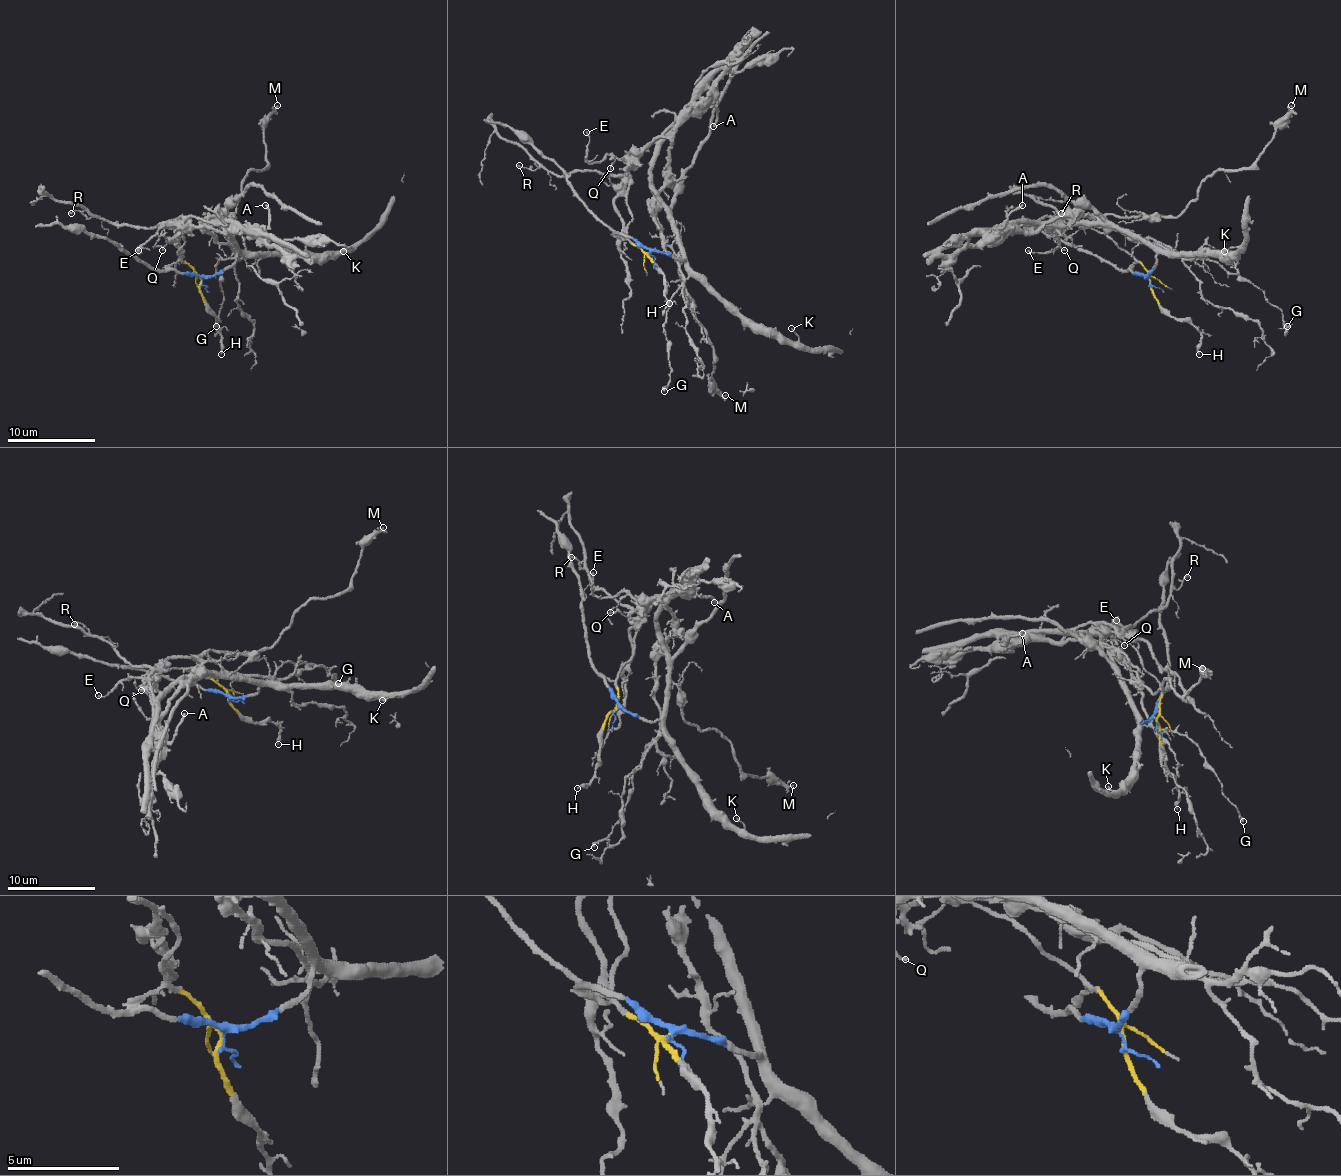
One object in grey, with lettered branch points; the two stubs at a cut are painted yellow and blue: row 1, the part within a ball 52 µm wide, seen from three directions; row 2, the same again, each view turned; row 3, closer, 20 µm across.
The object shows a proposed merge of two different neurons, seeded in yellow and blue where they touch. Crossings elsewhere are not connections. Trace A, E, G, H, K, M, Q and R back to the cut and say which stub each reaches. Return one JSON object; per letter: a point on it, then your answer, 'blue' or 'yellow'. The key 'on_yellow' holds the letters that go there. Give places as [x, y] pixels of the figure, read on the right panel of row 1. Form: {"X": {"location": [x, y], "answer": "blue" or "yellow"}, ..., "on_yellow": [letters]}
{"A": {"location": [1022, 205], "answer": "yellow"}, "E": {"location": [1028, 250], "answer": "yellow"}, "G": {"location": [1287, 326], "answer": "blue"}, "H": {"location": [1199, 354], "answer": "yellow"}, "K": {"location": [1224, 251], "answer": "blue"}, "M": {"location": [1291, 105], "answer": "yellow"}, "Q": {"location": [1064, 250], "answer": "yellow"}, "R": {"location": [1061, 213], "answer": "yellow"}, "on_yellow": ["A", "E", "H", "M", "Q", "R"]}

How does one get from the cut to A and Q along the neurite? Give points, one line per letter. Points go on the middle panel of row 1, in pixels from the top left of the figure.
A: (651, 253), (626, 233), (631, 222), (626, 193), (637, 158), (655, 140), (710, 107), (717, 109), (712, 127)
Q: (651, 253), (644, 253), (626, 233), (631, 217), (626, 164), (613, 158), (611, 169)

